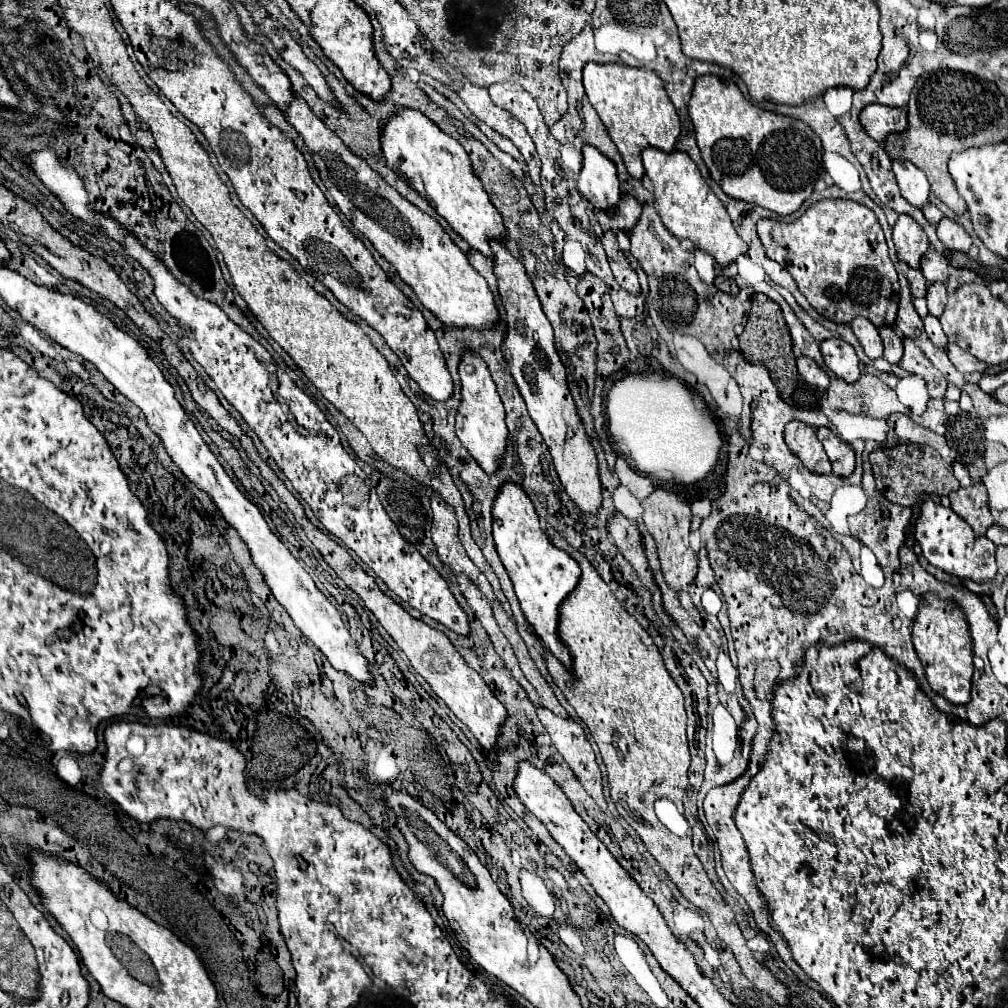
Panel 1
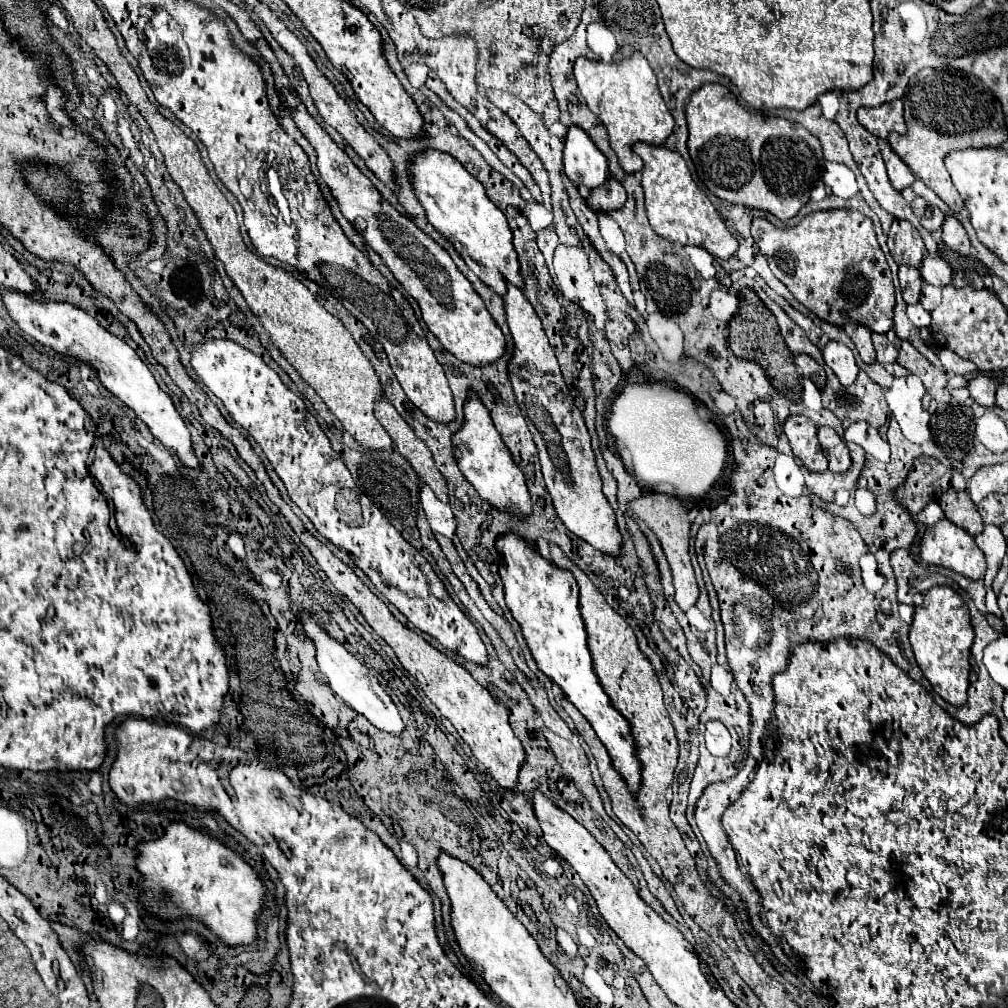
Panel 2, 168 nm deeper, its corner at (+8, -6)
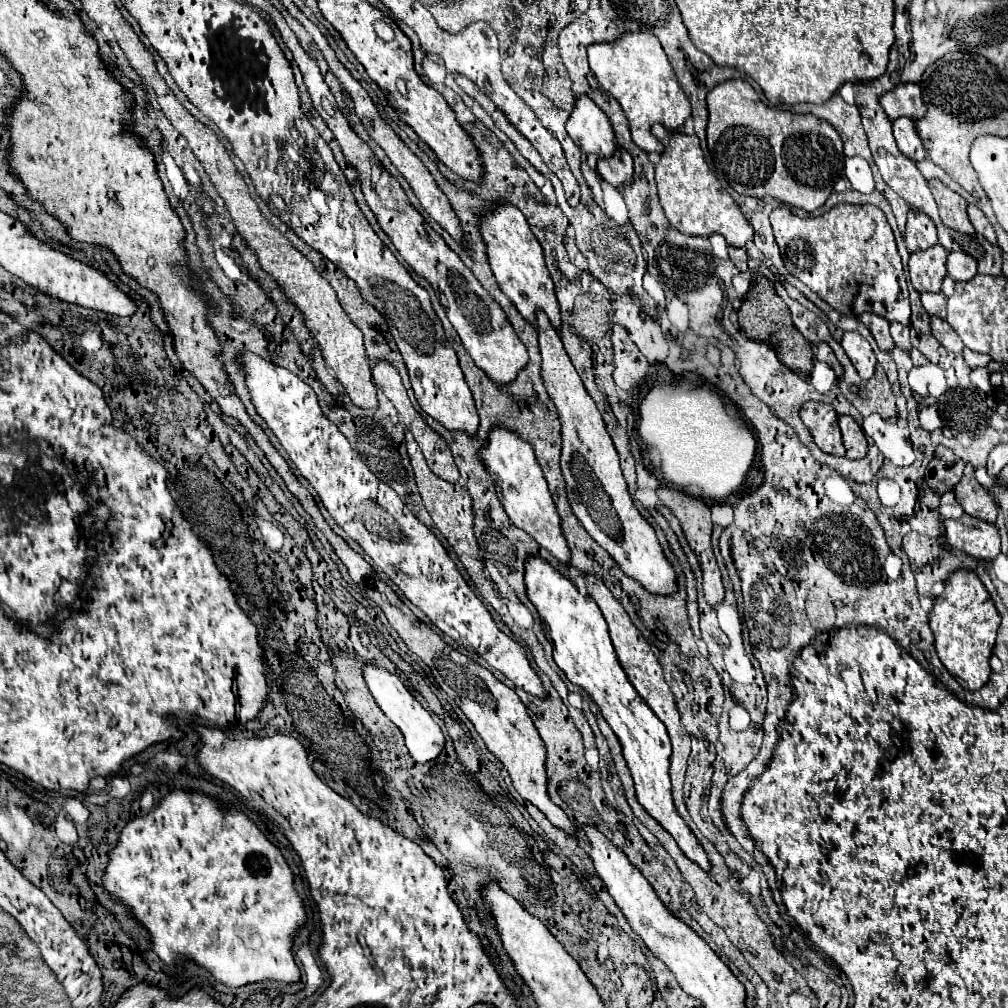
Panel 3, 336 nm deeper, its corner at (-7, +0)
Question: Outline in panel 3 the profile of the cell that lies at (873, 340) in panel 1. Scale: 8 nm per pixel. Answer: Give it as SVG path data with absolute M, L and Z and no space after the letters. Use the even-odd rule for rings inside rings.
M862 313L860 321L870 329L870 333L874 335L874 339L882 351L892 351L894 343L892 343L890 331L888 331L888 321L884 317L878 317L872 313Z

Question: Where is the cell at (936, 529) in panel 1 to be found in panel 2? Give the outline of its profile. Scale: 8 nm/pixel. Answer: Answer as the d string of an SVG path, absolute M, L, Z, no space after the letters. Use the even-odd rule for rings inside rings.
M949 519L931 525L921 541L921 559L927 565L953 569L969 579L983 579L985 555L975 539Z

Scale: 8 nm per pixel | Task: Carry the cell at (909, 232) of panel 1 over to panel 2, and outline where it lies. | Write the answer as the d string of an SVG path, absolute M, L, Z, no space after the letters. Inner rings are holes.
M893 219L891 231L887 235L887 245L891 251L891 257L897 265L911 265L919 267L921 259L925 255L925 245L919 235L919 231L905 219Z

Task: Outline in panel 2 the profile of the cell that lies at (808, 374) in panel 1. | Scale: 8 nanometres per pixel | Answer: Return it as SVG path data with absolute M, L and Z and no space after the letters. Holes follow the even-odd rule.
M797 355L795 363L797 363L801 375L807 375L809 379L813 379L813 383L819 389L825 387L825 371L823 371L823 367L817 361L813 361L809 355Z

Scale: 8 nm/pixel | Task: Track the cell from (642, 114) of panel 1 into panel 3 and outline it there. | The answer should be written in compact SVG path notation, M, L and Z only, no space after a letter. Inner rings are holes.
M624 33L614 43L596 43L588 47L588 61L594 77L606 93L616 97L630 121L634 143L646 153L660 153L660 141L650 133L654 123L664 125L668 131L678 131L690 117L690 103L678 87L676 75L660 47L660 41L650 33Z

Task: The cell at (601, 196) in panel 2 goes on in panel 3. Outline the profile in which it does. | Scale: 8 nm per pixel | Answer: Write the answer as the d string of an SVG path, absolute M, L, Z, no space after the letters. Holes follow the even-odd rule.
M616 149L616 155L612 159L598 159L598 175L608 181L612 187L622 187L632 183L634 167L632 157L624 149Z

